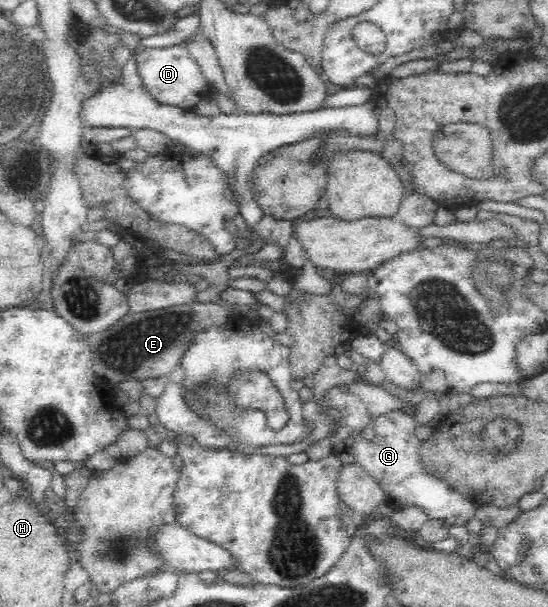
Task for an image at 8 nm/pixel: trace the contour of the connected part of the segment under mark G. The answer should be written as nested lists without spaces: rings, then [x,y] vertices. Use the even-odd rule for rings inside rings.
[[[331,387],[319,400],[320,410],[333,408],[340,410],[341,418],[335,422],[336,432],[333,434],[335,454],[343,465],[355,463],[364,467],[372,478],[384,489],[384,504],[393,510],[405,506],[419,507],[430,519],[447,520],[455,518],[456,524],[467,525],[475,516],[476,505],[461,494],[449,489],[443,481],[434,478],[423,469],[419,459],[421,442],[414,432],[417,421],[412,413],[389,411],[386,416],[373,418],[369,416],[367,405],[354,394]],[[373,426],[375,436],[371,440],[363,438],[363,430]]]

